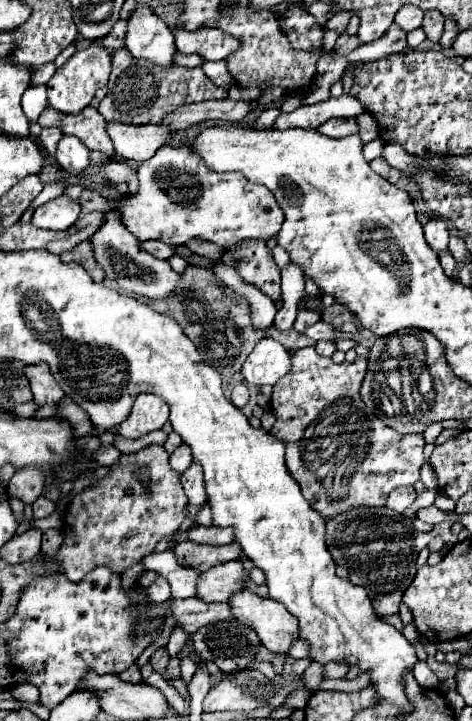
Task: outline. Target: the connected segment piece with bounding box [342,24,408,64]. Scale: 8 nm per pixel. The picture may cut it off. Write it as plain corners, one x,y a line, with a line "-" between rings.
392,24
384,36
380,36
378,40
374,42
368,42
368,44
360,44
354,52
350,52
348,56
342,56
344,64
348,62
372,62
372,60
380,60
384,56
390,56
390,54
400,54
408,48
408,42
406,42
406,32
398,26
398,24

